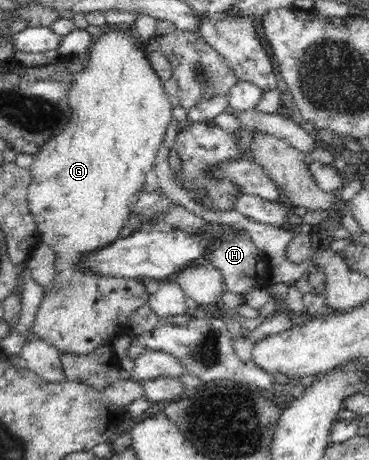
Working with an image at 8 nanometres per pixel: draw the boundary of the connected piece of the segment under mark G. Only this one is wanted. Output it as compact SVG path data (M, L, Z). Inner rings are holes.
M113 26L110 30L102 32L99 38L90 45L88 49L89 59L87 67L82 68L82 71L77 74L75 83L71 85L69 93L67 93L67 100L70 106L70 118L68 124L65 125L61 133L54 135L41 149L39 153L36 153L33 157L33 162L30 165L31 183L29 183L29 189L27 193L27 205L35 224L37 224L37 230L39 231L41 242L49 245L53 250L53 265L54 265L54 277L51 283L51 289L46 289L43 293L43 301L37 309L37 317L34 319L34 324L27 333L27 338L39 338L49 342L49 344L60 349L61 353L70 353L77 355L85 355L92 352L96 347L107 344L109 337L119 336L121 334L129 335L129 317L139 309L139 307L148 303L150 294L146 292L145 284L141 279L133 277L101 277L96 273L87 273L82 271L76 263L80 260L82 253L92 252L93 250L105 247L113 241L117 241L119 234L122 231L126 221L131 214L130 205L134 200L134 195L143 188L145 183L145 176L149 171L154 169L155 157L157 157L157 151L160 148L163 136L169 123L173 121L173 103L171 103L171 97L165 93L164 82L157 76L151 62L147 58L144 43L137 42L138 35L134 30L128 30L127 27Z

